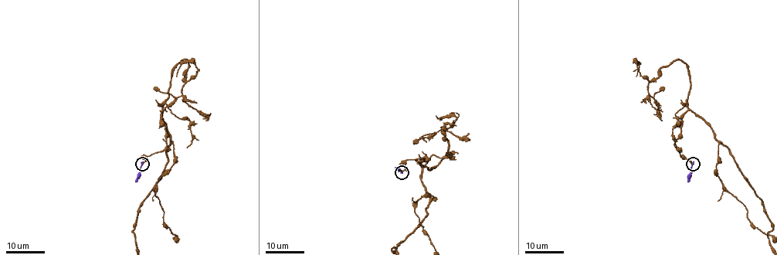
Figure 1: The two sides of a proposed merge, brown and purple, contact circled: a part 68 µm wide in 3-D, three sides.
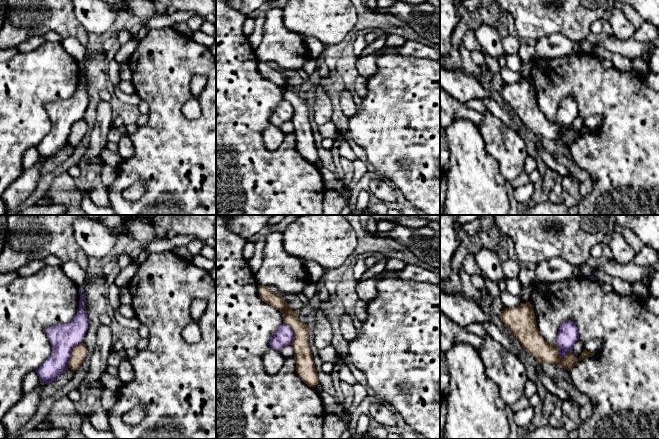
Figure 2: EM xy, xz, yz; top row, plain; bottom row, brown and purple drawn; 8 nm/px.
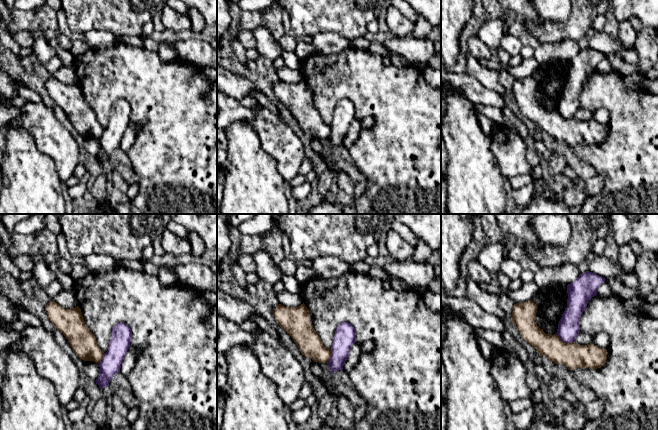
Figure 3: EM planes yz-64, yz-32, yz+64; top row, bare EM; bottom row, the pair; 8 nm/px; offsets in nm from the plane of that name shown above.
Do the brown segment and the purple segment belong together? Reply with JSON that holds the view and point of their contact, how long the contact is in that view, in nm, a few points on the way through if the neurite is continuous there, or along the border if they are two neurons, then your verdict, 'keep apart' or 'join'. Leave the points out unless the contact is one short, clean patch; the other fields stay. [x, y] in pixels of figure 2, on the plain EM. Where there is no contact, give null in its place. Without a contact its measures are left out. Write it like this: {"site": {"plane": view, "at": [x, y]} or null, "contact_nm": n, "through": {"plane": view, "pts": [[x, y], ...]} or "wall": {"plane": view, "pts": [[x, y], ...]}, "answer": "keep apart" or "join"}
{"site": {"plane": "xy", "at": [71, 129]}, "contact_nm": 240, "wall": {"plane": "xy", "pts": [[82, 117], [72, 125], [68, 143]]}, "answer": "keep apart"}

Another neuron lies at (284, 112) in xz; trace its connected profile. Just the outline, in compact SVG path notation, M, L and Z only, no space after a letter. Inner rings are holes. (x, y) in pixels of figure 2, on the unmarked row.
M283 99L272 111L269 121L272 126L280 127L283 123L291 121L294 116L292 105Z

